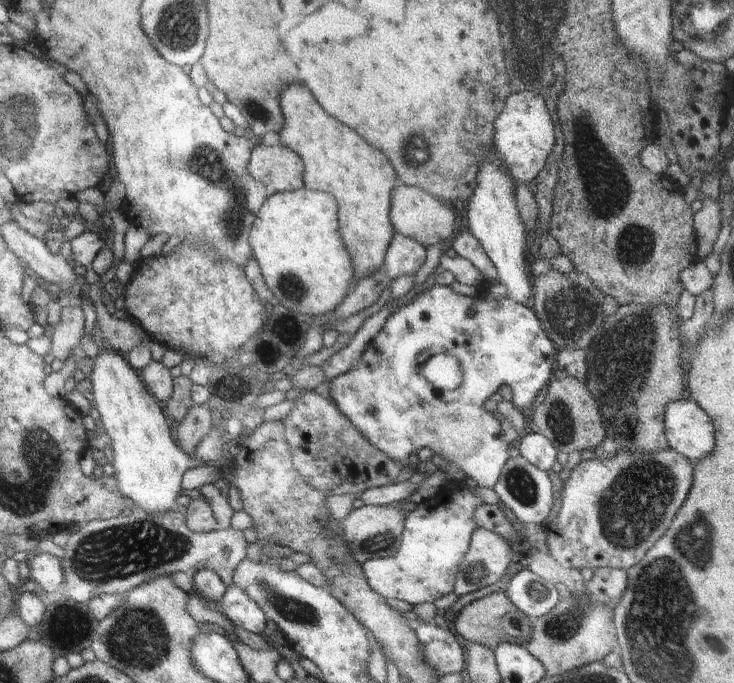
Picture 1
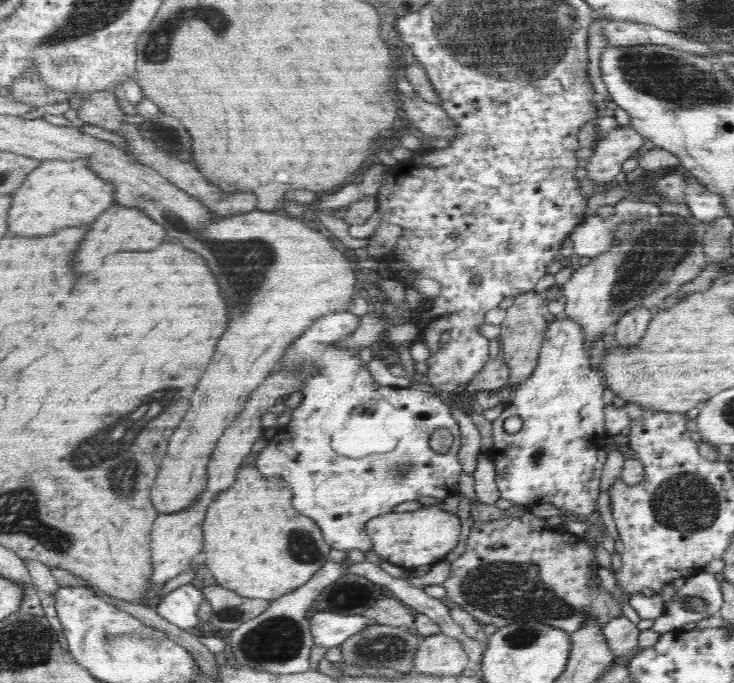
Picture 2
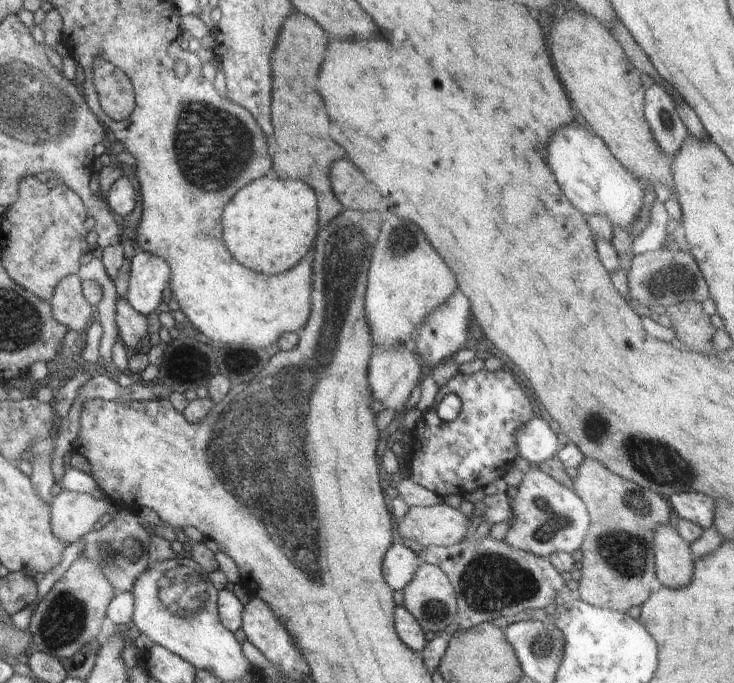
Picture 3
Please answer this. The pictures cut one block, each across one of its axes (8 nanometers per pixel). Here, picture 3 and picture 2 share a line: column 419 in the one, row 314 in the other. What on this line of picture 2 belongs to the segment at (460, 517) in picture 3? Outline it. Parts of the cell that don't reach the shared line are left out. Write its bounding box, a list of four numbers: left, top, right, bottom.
[498,291,548,390]

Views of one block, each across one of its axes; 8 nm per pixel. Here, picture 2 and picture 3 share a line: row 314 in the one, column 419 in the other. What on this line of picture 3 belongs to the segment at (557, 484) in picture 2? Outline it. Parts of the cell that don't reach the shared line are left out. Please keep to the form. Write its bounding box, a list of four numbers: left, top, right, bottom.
[384,542,419,589]

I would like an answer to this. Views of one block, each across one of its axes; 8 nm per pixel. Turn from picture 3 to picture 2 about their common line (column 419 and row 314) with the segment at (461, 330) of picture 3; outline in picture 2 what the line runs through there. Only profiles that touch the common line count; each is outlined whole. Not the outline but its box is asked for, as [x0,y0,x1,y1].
[253,310,463,553]

